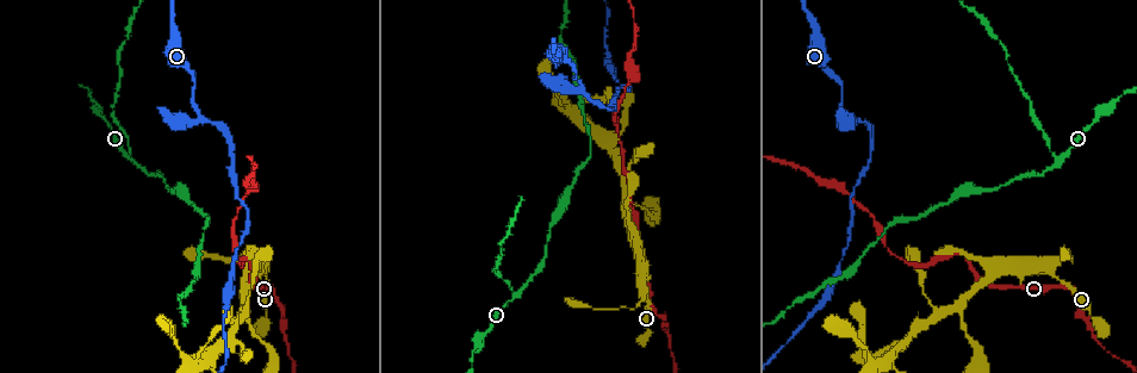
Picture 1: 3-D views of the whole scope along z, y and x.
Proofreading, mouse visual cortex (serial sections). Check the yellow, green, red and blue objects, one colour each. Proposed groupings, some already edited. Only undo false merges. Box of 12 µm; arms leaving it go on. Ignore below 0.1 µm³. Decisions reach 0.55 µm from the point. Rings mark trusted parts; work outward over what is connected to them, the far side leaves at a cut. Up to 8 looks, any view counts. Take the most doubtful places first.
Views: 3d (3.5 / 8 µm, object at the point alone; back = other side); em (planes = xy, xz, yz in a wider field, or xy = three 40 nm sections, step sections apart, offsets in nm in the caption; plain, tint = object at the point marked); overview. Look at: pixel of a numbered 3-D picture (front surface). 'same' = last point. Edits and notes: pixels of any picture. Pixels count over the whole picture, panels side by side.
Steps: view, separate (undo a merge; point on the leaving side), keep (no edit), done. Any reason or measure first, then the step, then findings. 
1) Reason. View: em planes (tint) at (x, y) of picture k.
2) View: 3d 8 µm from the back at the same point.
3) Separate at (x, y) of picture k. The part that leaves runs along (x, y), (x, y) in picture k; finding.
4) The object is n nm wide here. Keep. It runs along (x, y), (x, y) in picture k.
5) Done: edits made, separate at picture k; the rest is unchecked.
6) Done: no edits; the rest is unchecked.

Three arms meet. View: 3d 3.5 µm at (1050, 148) of picture 1.

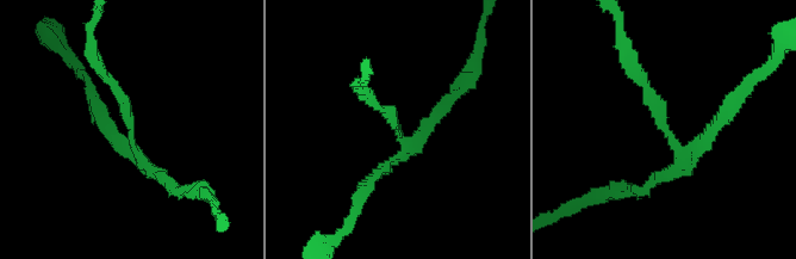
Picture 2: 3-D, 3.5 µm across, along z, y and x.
3 arms meet here; the arms are 150, 150, 200 nm wide; shape alone is not enough. View: em planes (tint) at (131, 127) of picture 2.

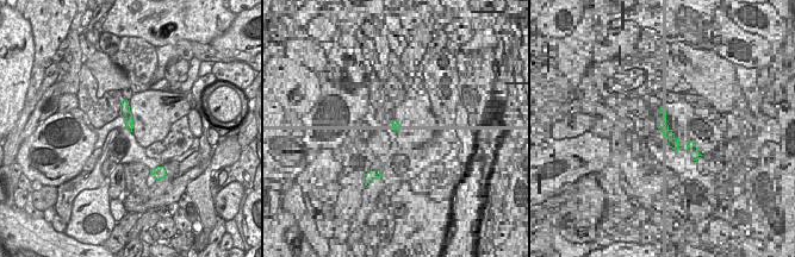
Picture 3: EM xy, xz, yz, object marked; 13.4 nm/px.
Separate at (663, 109) of picture 2. The part that leaves runs along (677, 147), (632, 71), (628, 51) in picture 2; a second cell is stuck on.

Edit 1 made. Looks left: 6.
See it whole again. View: overview.

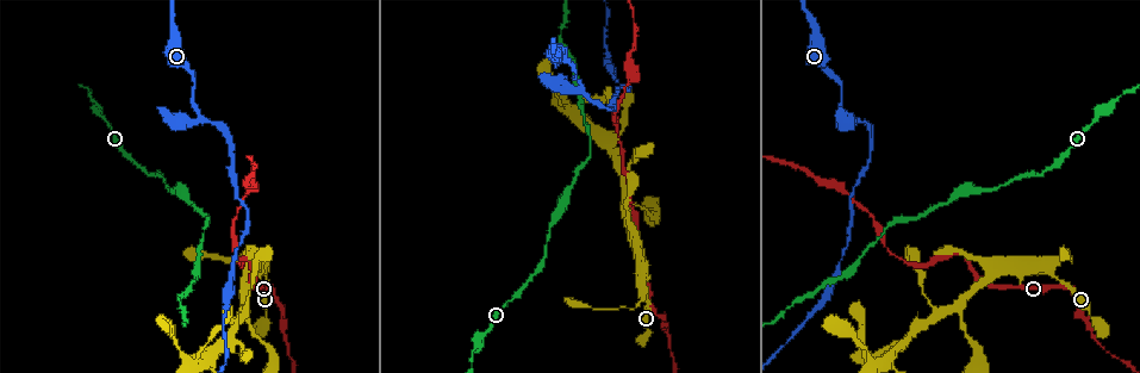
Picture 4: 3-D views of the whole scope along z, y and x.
Calibre changes. View: 3d 3.5 µm at (578, 89) of picture 4.

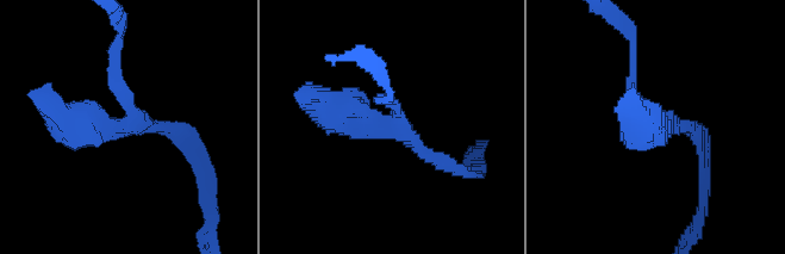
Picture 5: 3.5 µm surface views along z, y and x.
3 arms meet here; the arms are 150, 200, 450 nm wide. View: em xy step 5 (tint) at (132, 115) of picture 5.

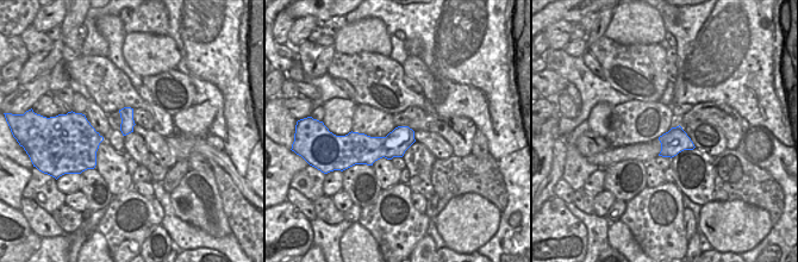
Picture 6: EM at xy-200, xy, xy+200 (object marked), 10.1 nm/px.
Keep. It runs along (116, 48), (130, 117), (188, 136) in picture 5; one cell here.

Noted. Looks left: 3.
Branch point. View: 3d 3.5 µm at (643, 287) of picture 4.

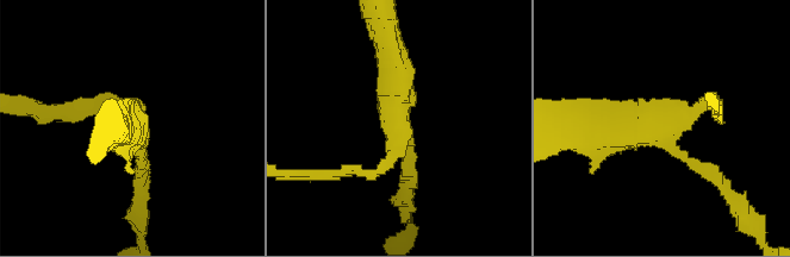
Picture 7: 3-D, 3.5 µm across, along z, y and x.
Now the EM. View: em planes (tint) at (396, 119) of picture 7.

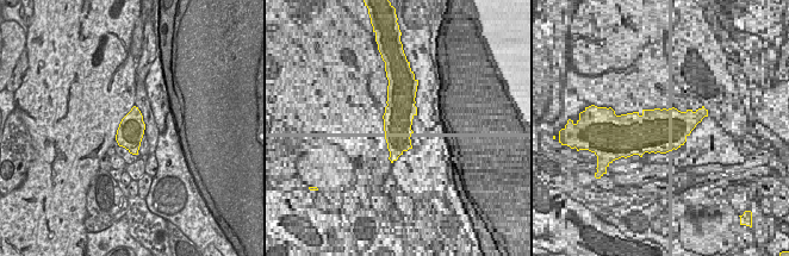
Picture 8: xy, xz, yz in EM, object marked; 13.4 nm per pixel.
The object is 360 nm wide here. Keep. It runs along (721, 186), (660, 131), (584, 131) in picture 7; all the same cell.

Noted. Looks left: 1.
Done: edits made, separate at picture 2; the rest is unchecked.

